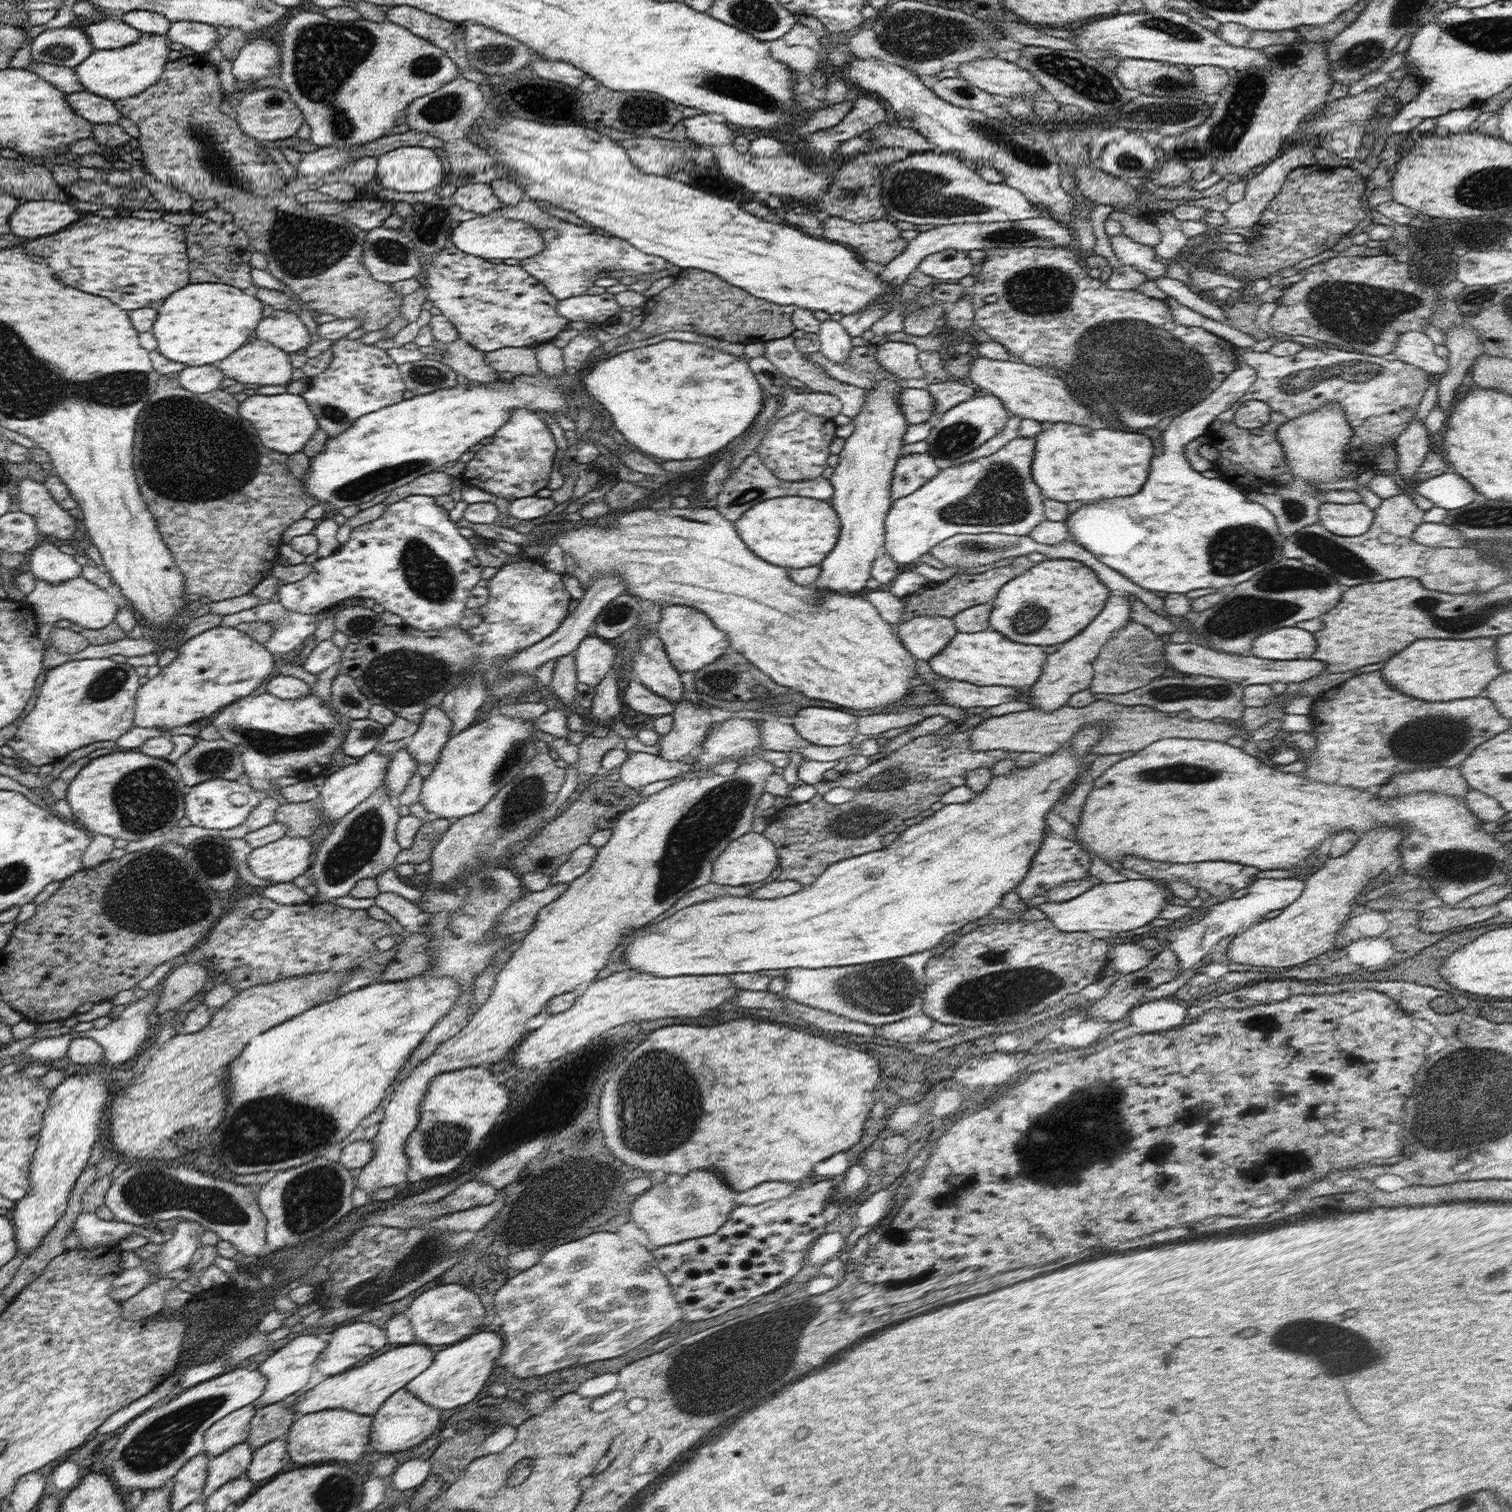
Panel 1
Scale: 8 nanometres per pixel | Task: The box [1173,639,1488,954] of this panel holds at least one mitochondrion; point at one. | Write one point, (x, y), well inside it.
(1431, 740)

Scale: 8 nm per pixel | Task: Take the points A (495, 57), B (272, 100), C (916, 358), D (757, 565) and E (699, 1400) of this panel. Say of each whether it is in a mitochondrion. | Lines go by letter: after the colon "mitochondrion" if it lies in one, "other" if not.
A: mitochondrion
B: mitochondrion
C: other
D: other
E: mitochondrion

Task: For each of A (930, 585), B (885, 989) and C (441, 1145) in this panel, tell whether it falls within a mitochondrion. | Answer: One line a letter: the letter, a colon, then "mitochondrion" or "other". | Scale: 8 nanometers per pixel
A: other
B: mitochondrion
C: mitochondrion

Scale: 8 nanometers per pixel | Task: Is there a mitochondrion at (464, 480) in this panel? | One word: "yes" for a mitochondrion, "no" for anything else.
no

